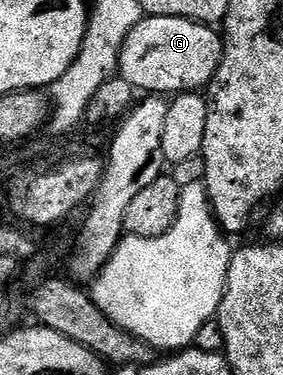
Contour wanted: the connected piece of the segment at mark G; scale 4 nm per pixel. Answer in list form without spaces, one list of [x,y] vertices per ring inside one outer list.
[[[144,16],[122,44],[118,76],[148,96],[200,92],[218,72],[223,55],[224,39],[211,26],[178,16]]]

